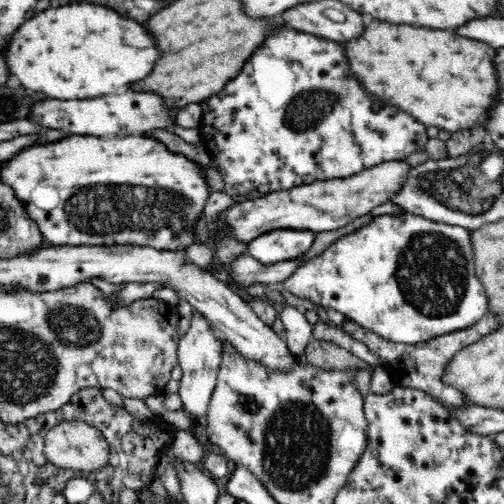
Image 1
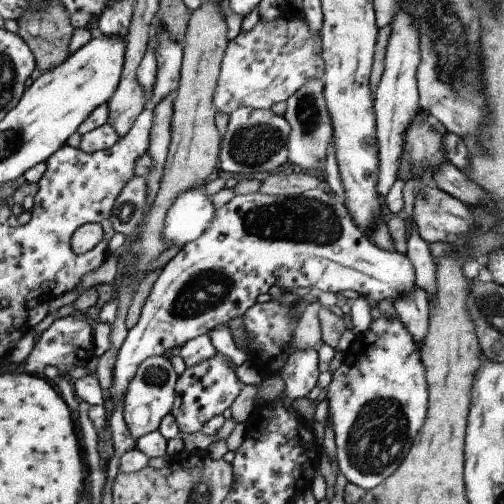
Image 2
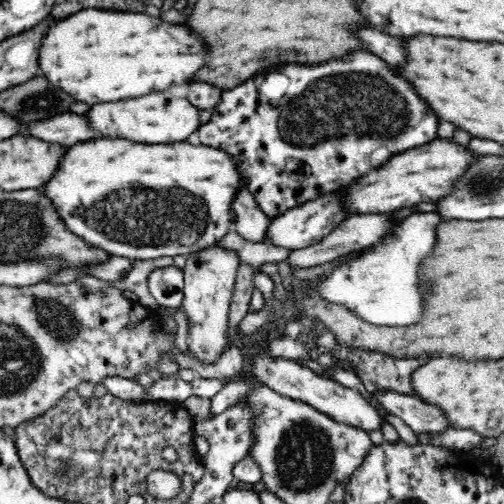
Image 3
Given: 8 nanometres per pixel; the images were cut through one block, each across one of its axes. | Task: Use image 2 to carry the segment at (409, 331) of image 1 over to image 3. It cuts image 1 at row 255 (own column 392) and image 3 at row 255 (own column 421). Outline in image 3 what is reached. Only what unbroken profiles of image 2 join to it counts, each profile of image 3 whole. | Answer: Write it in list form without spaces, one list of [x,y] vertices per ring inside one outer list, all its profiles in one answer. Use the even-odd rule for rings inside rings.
[[[420,212],[404,218],[398,228],[384,236],[374,250],[362,254],[358,260],[338,266],[326,282],[314,286],[322,290],[324,298],[344,304],[364,320],[384,326],[408,326],[420,318],[420,294],[416,290],[416,266],[434,250],[436,226],[442,222],[440,212]]]

